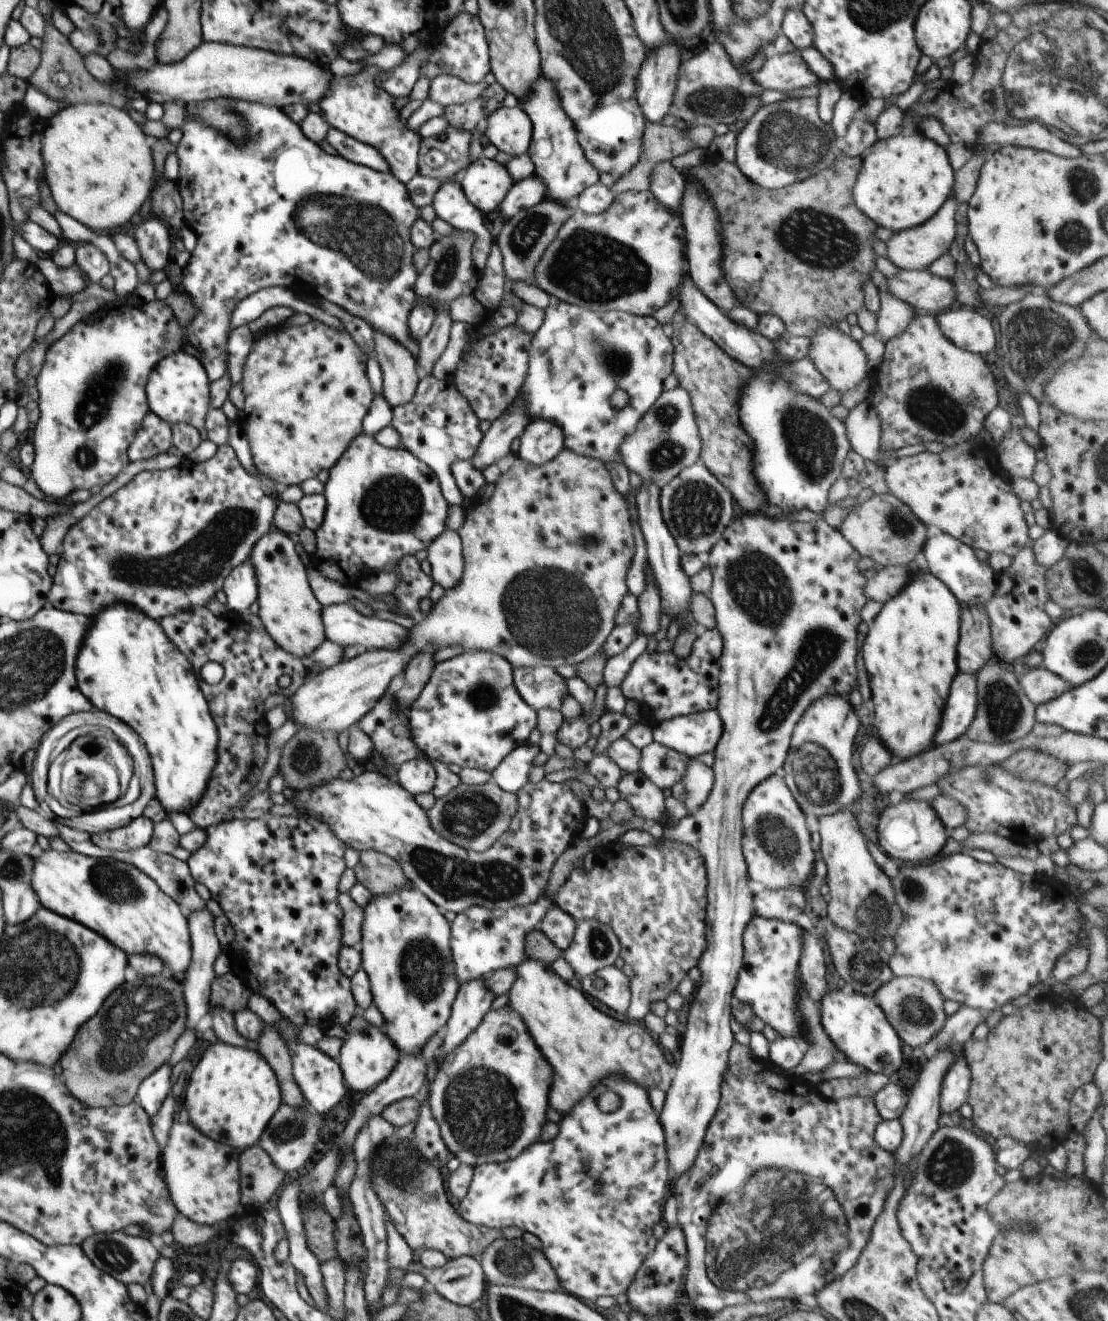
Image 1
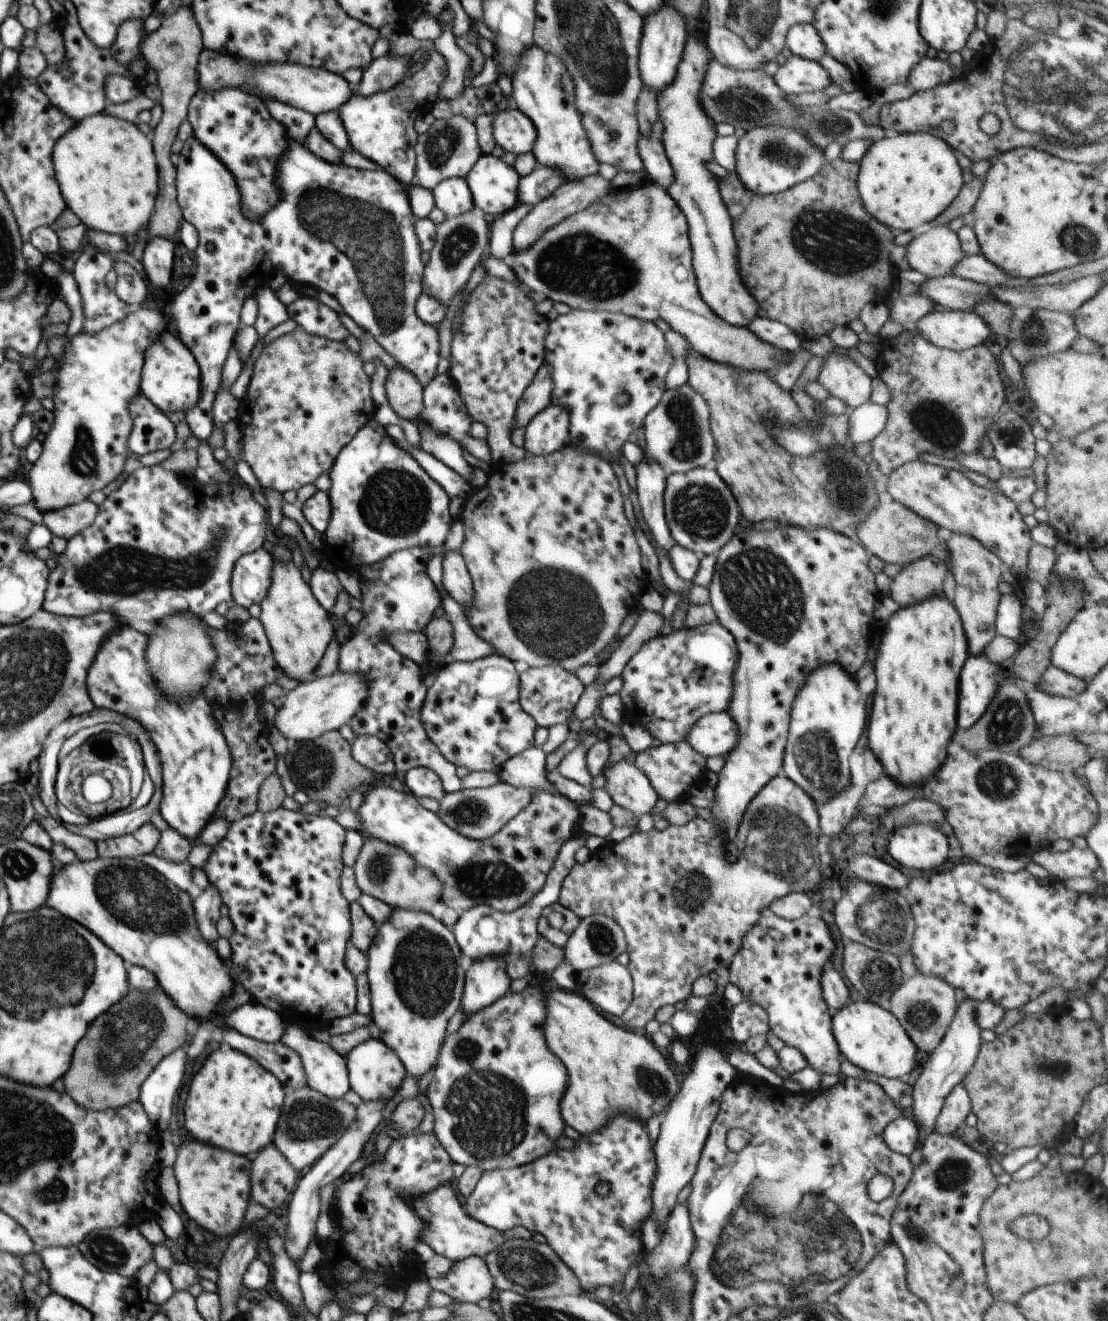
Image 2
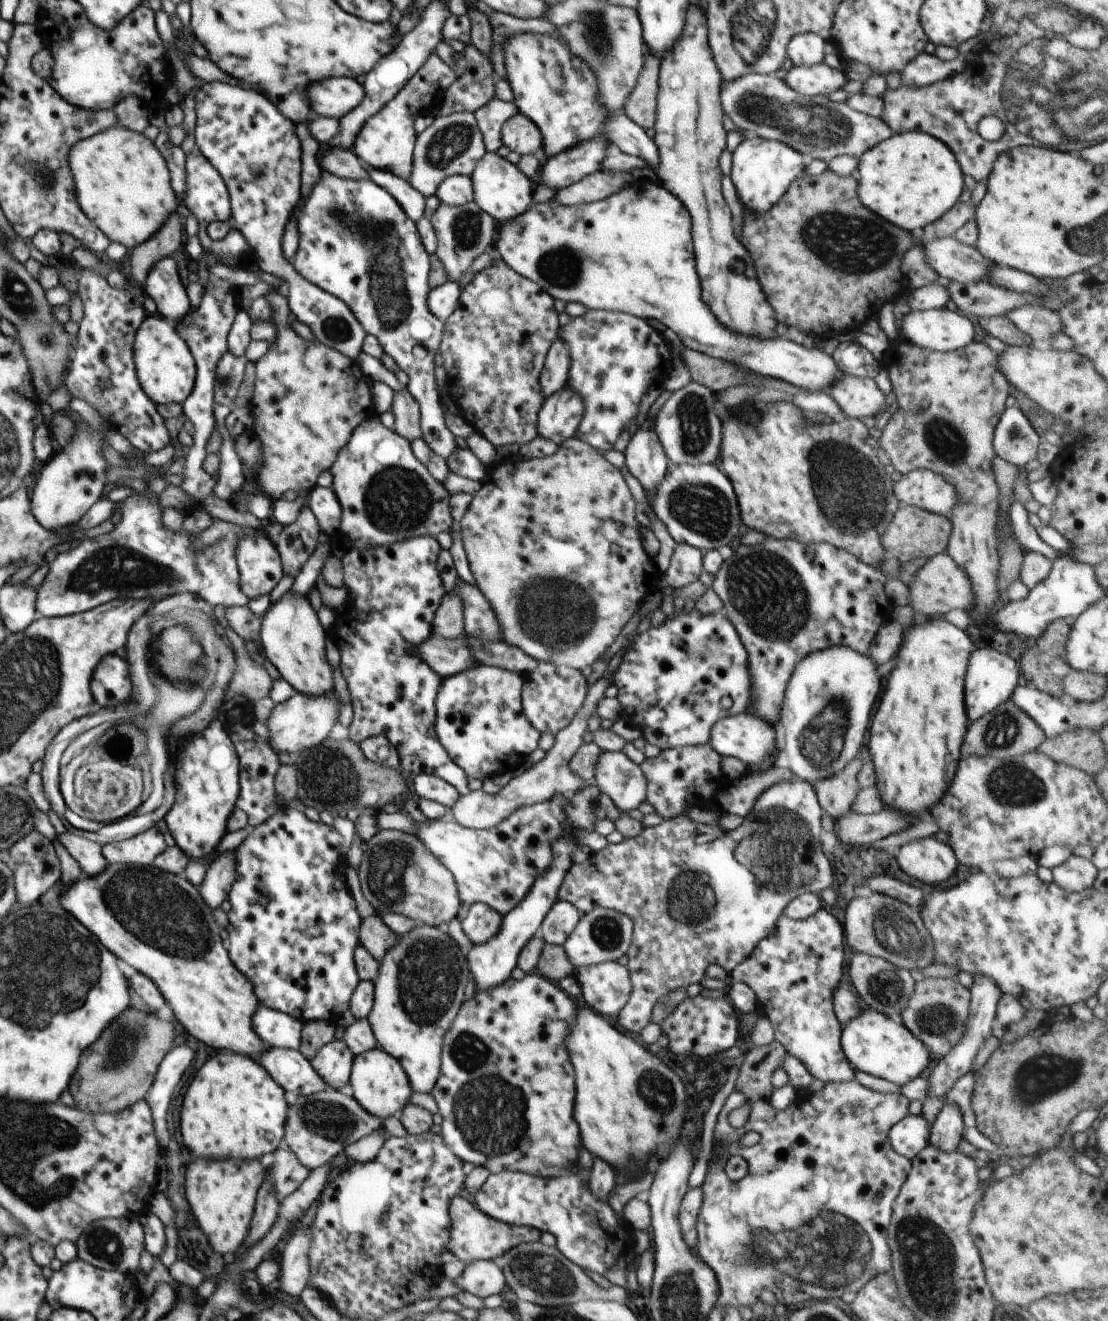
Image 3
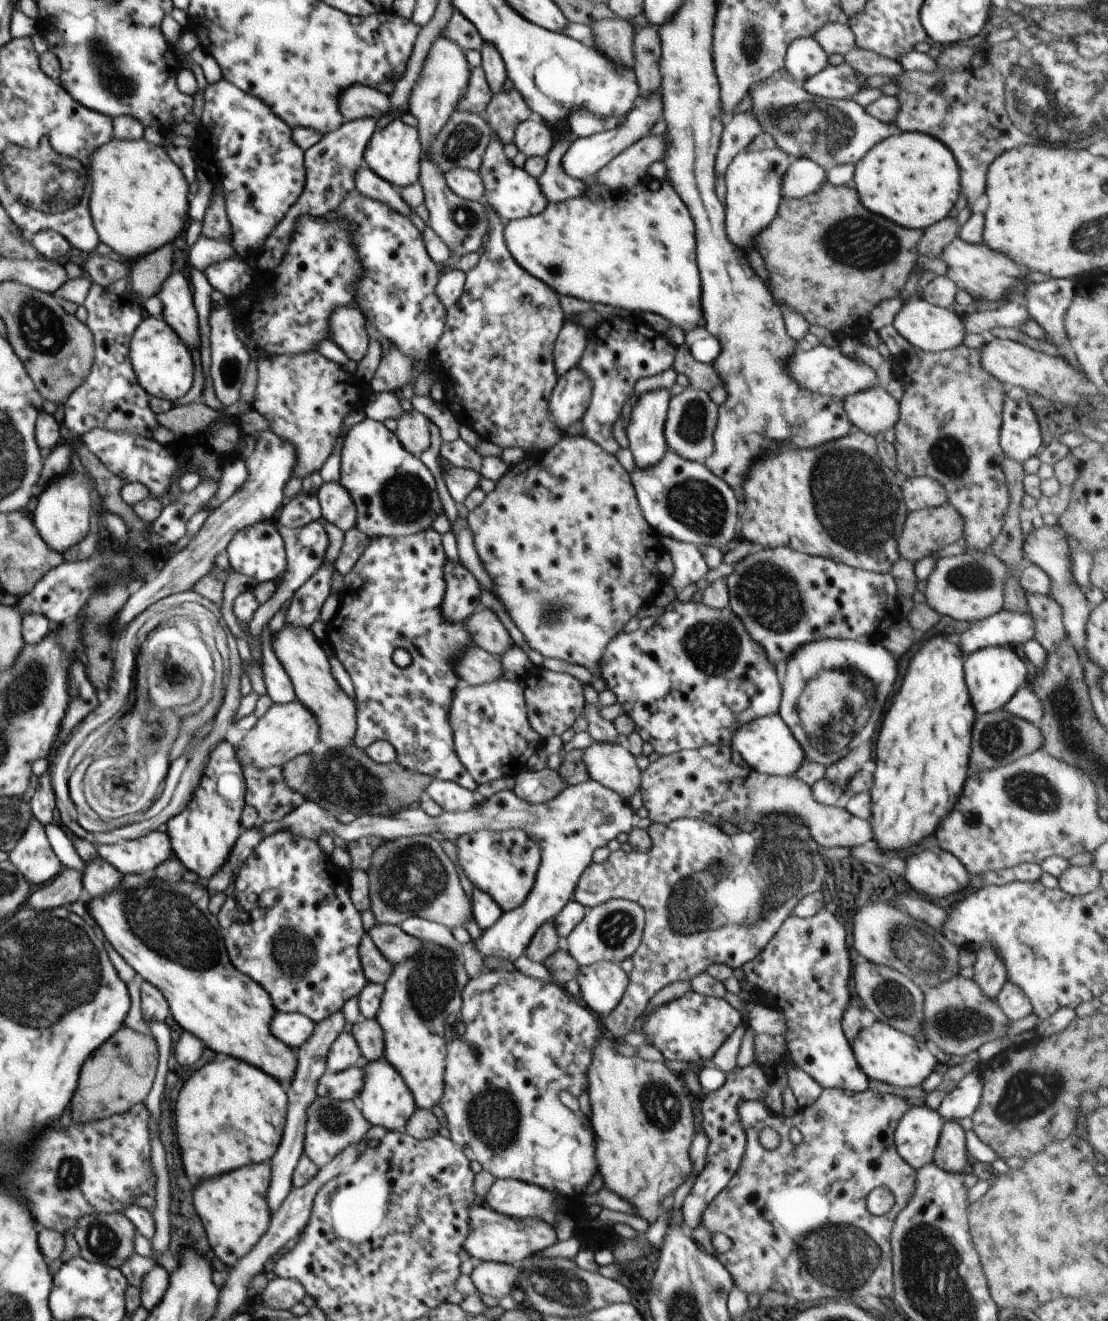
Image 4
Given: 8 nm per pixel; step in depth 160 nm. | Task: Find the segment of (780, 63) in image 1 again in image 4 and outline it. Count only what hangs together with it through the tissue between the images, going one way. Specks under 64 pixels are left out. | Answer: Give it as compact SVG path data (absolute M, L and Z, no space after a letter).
M828 65L822 72L805 81L802 86L811 94L827 99L851 99L864 86L866 77L851 65Z

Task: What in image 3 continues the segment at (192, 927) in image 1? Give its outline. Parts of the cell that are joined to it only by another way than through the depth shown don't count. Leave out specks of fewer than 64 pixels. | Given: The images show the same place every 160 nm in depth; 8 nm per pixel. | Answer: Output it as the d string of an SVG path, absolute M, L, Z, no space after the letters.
M234 851L220 853L208 863L207 871L199 888L203 901L213 910L228 899L234 884L237 858Z

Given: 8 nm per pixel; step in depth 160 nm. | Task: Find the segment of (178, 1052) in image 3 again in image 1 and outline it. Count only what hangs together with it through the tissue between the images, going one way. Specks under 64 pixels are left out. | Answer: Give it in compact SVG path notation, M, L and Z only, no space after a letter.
M169 1062L164 1063L158 1070L147 1076L138 1087L133 1102L140 1103L150 1117L158 1114L162 1102L171 1094L172 1067Z

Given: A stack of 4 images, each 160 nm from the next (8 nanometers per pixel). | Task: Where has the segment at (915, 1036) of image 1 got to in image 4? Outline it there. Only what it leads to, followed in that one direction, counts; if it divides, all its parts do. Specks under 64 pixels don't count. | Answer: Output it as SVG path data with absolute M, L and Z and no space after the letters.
M960 975L929 988L924 994L925 1042L934 1042L946 1054L967 1055L985 1042L1004 1039L1008 1034L1010 1019L1003 1013L996 999L987 997L974 979Z

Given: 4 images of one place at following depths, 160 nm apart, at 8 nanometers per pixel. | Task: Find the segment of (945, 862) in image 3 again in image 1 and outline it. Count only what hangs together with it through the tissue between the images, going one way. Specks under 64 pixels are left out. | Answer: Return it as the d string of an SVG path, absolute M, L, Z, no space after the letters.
M894 799L890 807L887 807L879 816L877 826L878 846L884 852L902 862L924 862L939 856L949 832L938 818L934 809L926 801L912 801Z

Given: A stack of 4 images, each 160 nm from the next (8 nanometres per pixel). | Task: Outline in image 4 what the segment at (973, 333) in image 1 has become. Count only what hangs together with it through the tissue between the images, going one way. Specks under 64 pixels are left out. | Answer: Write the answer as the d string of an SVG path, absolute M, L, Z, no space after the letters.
M912 298L910 302L906 302L893 320L893 325L914 348L931 353L962 345L967 334L961 318L951 308L930 304L922 298Z

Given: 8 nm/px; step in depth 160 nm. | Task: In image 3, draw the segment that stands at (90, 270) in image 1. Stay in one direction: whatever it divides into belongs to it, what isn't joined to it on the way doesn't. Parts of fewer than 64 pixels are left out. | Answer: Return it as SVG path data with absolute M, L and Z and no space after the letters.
M83 269L78 281L78 294L83 304L84 315L73 344L72 362L65 378L65 387L71 398L84 400L98 410L106 423L128 439L128 442L143 453L156 452L170 444L171 436L165 425L165 419L156 411L156 404L143 391L136 374L133 361L133 342L142 321L148 316L138 292L115 289L99 273Z

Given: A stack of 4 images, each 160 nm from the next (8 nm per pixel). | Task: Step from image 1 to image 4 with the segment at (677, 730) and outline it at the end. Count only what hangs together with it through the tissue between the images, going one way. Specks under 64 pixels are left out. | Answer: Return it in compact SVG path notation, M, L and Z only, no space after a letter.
M779 713L751 720L741 726L734 735L730 748L738 750L745 764L767 775L787 777L806 763L805 752L792 734L790 727L782 720Z

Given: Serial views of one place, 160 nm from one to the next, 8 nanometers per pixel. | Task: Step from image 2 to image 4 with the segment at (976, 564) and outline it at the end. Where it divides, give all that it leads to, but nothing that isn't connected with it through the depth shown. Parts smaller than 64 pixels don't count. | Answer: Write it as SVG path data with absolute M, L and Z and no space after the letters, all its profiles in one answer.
M963 344L935 353L913 348L912 352L902 355L899 362L904 368L904 393L899 402L898 422L893 426L897 468L909 478L928 477L945 487L947 502L961 514L965 524L966 551L985 551L1000 534L1011 499L1002 468L1006 454L999 443L1003 394L1008 388L983 370L979 350Z

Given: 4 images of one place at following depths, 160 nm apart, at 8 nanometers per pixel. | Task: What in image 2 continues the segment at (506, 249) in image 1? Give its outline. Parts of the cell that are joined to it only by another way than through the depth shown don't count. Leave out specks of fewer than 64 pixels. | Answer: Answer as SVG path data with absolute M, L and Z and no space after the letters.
M599 173L579 179L566 180L552 196L545 198L541 203L533 205L532 210L523 218L513 232L513 248L516 251L528 248L546 229L558 224L566 217L584 210L593 202L604 197L612 190L612 181L604 179Z

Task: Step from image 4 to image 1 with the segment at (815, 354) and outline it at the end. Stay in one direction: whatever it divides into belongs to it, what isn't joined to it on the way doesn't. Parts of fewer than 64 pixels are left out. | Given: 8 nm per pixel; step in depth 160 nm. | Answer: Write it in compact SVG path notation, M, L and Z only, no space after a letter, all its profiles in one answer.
M650 189L618 193L604 212L570 215L534 267L534 284L560 301L594 312L622 311L652 317L656 310L679 296L679 287L689 267L685 257L686 241L681 216L664 206Z

